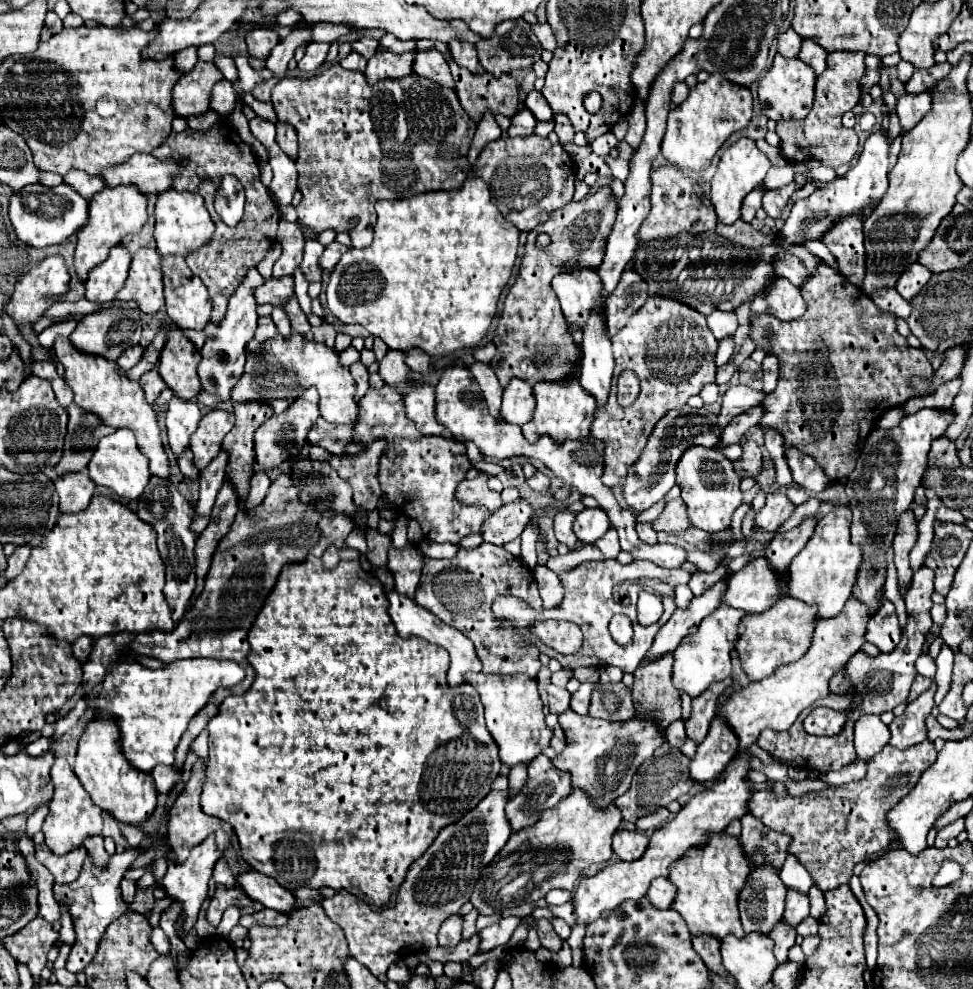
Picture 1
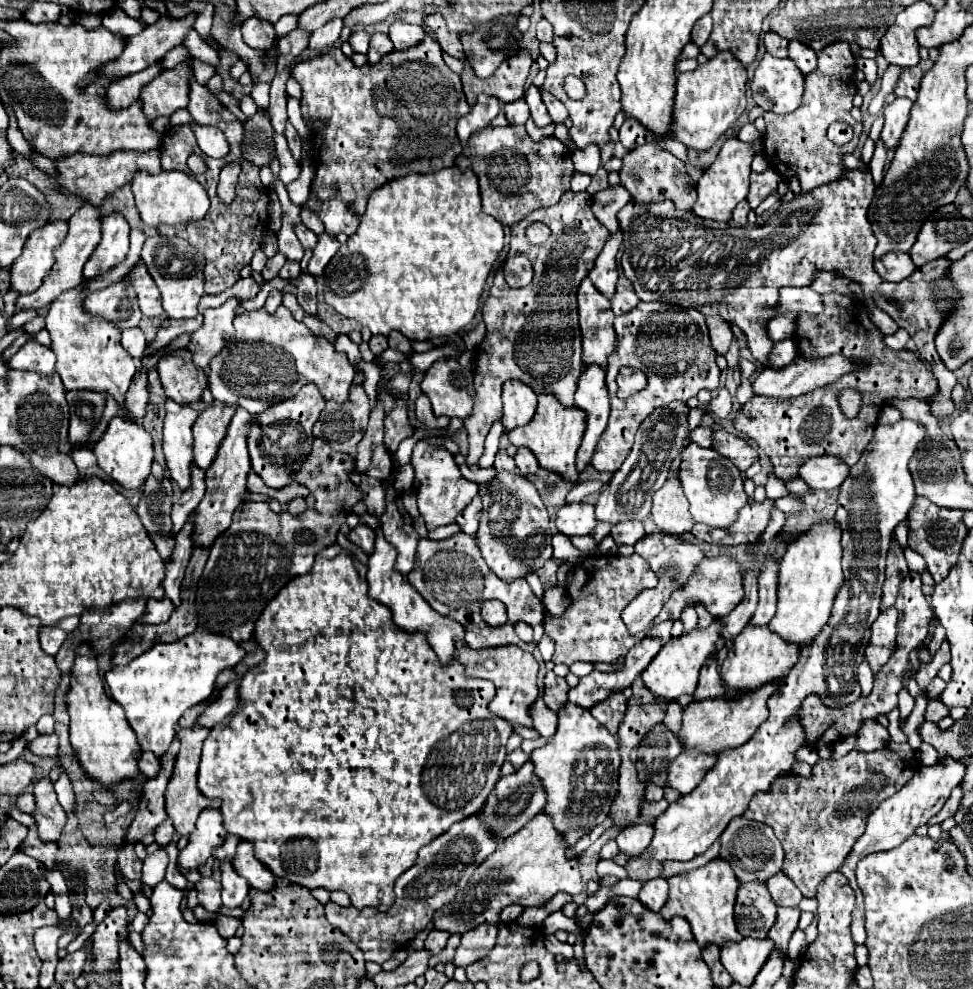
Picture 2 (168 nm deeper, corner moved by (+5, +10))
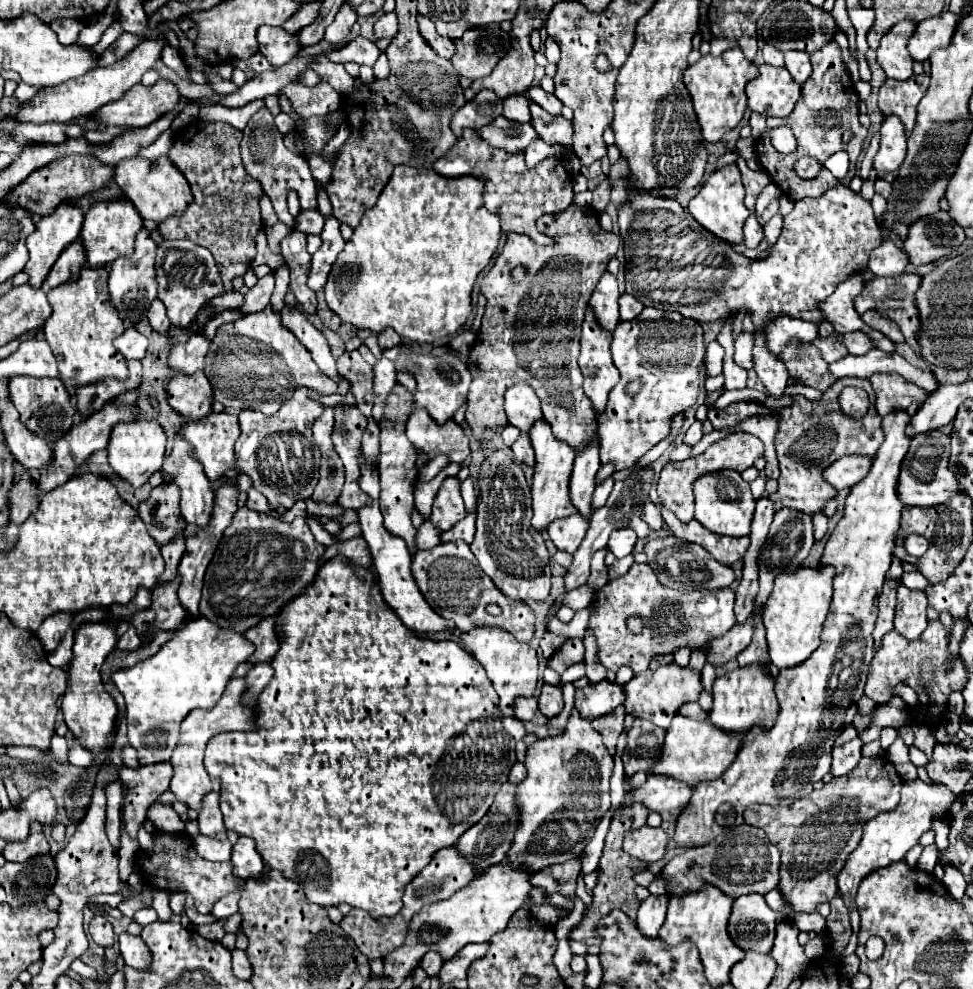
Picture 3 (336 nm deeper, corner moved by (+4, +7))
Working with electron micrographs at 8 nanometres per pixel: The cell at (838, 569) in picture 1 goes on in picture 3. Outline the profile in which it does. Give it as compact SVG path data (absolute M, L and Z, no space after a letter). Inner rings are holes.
M800 566L794 572L782 572L774 580L774 590L766 602L766 614L762 616L768 640L770 662L776 668L790 668L804 662L820 642L820 630L828 616L832 600L832 580L836 570L832 566Z

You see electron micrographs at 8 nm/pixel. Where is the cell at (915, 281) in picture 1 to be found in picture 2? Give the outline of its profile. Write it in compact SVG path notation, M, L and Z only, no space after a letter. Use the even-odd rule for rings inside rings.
M891 251L881 259L875 259L873 267L883 281L893 281L893 283L907 279L915 271L915 265L909 253L903 253L903 251Z

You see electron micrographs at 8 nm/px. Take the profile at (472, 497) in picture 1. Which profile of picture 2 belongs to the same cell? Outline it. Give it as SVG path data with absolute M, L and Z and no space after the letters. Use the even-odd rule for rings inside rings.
M567 191L553 207L543 207L527 215L511 227L509 255L523 253L531 259L535 277L531 285L513 289L505 283L503 275L495 275L489 297L483 303L483 321L487 335L475 353L475 405L463 427L469 435L467 463L477 463L483 455L483 441L491 425L501 419L501 387L509 379L525 381L533 391L555 395L563 407L573 405L577 379L583 371L581 365L581 331L577 315L577 287L589 275L595 259L599 257L609 237L591 211L591 195L587 191ZM541 221L551 229L551 237L543 245L531 245L525 229Z

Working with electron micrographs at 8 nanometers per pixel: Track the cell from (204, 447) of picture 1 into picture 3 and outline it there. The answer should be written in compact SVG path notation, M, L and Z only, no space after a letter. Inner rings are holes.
M212 412L202 420L184 422L182 424L182 434L192 444L194 456L202 462L204 472L212 482L220 480L222 476L226 476L234 468L234 442L236 442L236 438L240 434L238 418L234 414L228 414L228 412L216 414L216 412Z

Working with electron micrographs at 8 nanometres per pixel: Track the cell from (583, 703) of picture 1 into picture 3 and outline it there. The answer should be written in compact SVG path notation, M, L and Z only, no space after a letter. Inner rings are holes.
M602 680L576 690L574 704L576 704L576 710L582 714L582 718L594 720L602 714L610 714L610 710L624 704L624 700L626 700L626 694L622 684Z

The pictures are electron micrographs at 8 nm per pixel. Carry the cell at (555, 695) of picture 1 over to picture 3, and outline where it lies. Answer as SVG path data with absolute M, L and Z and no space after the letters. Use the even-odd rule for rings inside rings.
M544 684L542 686L542 692L538 696L538 706L540 706L540 712L548 718L560 714L562 706L564 706L564 700L562 700L562 690L560 686L554 686L554 684Z

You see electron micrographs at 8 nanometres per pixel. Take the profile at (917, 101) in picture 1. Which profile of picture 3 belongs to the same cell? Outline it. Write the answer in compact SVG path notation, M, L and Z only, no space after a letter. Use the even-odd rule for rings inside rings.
M886 116L882 124L880 150L872 164L878 174L898 170L898 166L904 162L906 156L906 140L908 140L908 130L898 120L898 116Z

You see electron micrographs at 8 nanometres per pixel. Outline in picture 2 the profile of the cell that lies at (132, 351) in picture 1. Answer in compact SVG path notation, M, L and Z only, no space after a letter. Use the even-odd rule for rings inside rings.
M129 329L129 331L123 331L121 345L133 359L141 359L143 351L147 347L147 341L145 341L145 335L141 329Z

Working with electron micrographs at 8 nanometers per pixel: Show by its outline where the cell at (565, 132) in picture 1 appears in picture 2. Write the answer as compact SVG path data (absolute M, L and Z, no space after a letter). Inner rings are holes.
M541 89L541 97L543 97L543 103L545 103L553 123L563 123L565 117L567 117L567 111L565 111L563 103L557 97L553 97L549 91L545 91L545 89Z

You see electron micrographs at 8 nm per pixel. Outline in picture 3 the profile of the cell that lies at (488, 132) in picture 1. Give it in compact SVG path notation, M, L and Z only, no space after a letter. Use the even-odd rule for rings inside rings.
M482 90L474 100L466 102L466 106L458 110L458 114L454 114L452 132L456 134L456 138L462 138L462 132L466 128L480 130L500 114L502 114L502 100L494 92Z

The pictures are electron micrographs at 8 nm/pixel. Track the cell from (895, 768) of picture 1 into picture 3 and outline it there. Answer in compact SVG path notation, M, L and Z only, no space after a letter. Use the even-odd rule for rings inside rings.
M862 758L844 778L826 782L822 790L814 790L790 806L758 804L746 810L746 824L762 828L782 852L778 888L794 912L816 912L818 904L828 902L838 892L836 876L848 854L858 846L862 826L886 808L894 808L900 802L900 788L902 778L892 770L892 762L886 758Z

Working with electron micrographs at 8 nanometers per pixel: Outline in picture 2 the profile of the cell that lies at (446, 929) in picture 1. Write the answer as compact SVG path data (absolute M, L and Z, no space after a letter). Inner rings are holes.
M429 931L427 939L425 939L425 949L429 949L431 955L437 955L439 951L445 949L447 939L449 939L447 931Z

